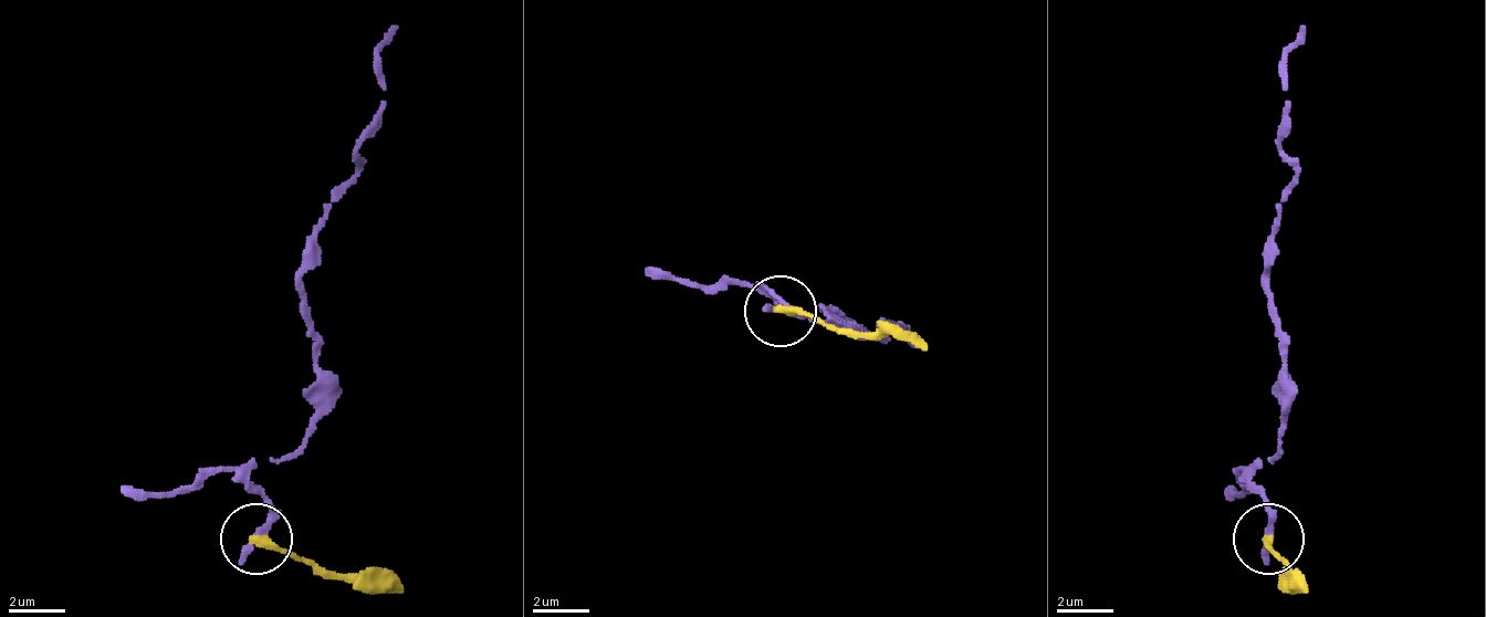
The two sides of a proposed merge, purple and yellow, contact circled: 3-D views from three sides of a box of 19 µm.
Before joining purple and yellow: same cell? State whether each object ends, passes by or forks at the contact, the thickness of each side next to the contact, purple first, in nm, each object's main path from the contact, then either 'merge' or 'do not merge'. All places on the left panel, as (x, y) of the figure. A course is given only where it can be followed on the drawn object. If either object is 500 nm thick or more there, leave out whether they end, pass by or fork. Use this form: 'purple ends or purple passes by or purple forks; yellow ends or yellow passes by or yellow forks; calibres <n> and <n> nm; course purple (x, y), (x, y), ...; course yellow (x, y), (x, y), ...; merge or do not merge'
purple ends; yellow ends; calibres 280 and 300 nm; course purple (251, 541), (265, 512), (251, 469), (315, 412), (301, 249), (357, 170), (386, 92), (379, 49), (400, 28); course yellow (258, 541), (344, 576), (386, 576), (400, 591); do not merge

